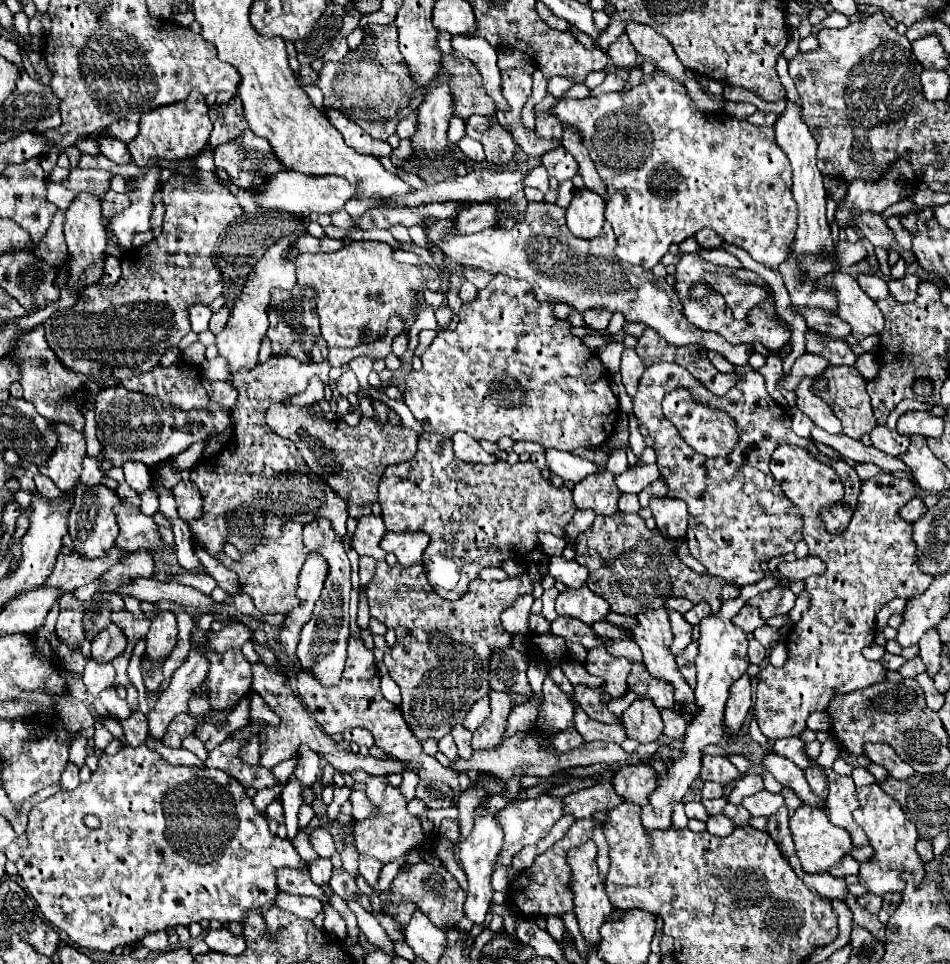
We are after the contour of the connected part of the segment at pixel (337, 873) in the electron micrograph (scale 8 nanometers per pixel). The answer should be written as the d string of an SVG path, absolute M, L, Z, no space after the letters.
M334 868L334 870L332 870L330 886L332 886L334 894L338 894L342 900L346 900L346 902L356 900L356 902L360 902L368 912L372 912L372 910L370 910L370 904L368 904L368 896L358 890L354 878L352 878L344 868Z

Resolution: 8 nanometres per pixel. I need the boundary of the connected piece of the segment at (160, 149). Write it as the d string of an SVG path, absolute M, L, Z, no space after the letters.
M192 92L186 100L168 104L146 112L140 120L138 136L128 144L130 156L138 166L144 166L152 156L164 156L166 160L178 160L184 156L198 156L208 142L212 122L208 118L208 104L200 92Z

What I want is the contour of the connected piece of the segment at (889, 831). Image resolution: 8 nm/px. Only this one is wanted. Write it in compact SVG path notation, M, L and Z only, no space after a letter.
M878 784L862 786L856 790L858 790L856 794L860 808L854 810L854 820L862 826L862 830L868 836L868 844L874 850L874 856L868 862L860 864L858 882L870 894L876 896L884 896L888 892L900 892L908 880L916 880L916 884L920 884L924 878L924 864L916 852L916 842L918 842L916 826L908 822L906 814L902 812L900 804L896 804L896 800L880 792Z

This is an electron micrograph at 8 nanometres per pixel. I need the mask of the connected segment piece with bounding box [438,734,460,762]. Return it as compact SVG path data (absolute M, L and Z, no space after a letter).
M446 734L440 742L438 742L438 748L440 748L440 752L444 754L444 756L448 756L452 762L456 762L460 756L458 756L458 748L456 748L456 744L454 744L454 740L452 740L452 736L450 734Z

